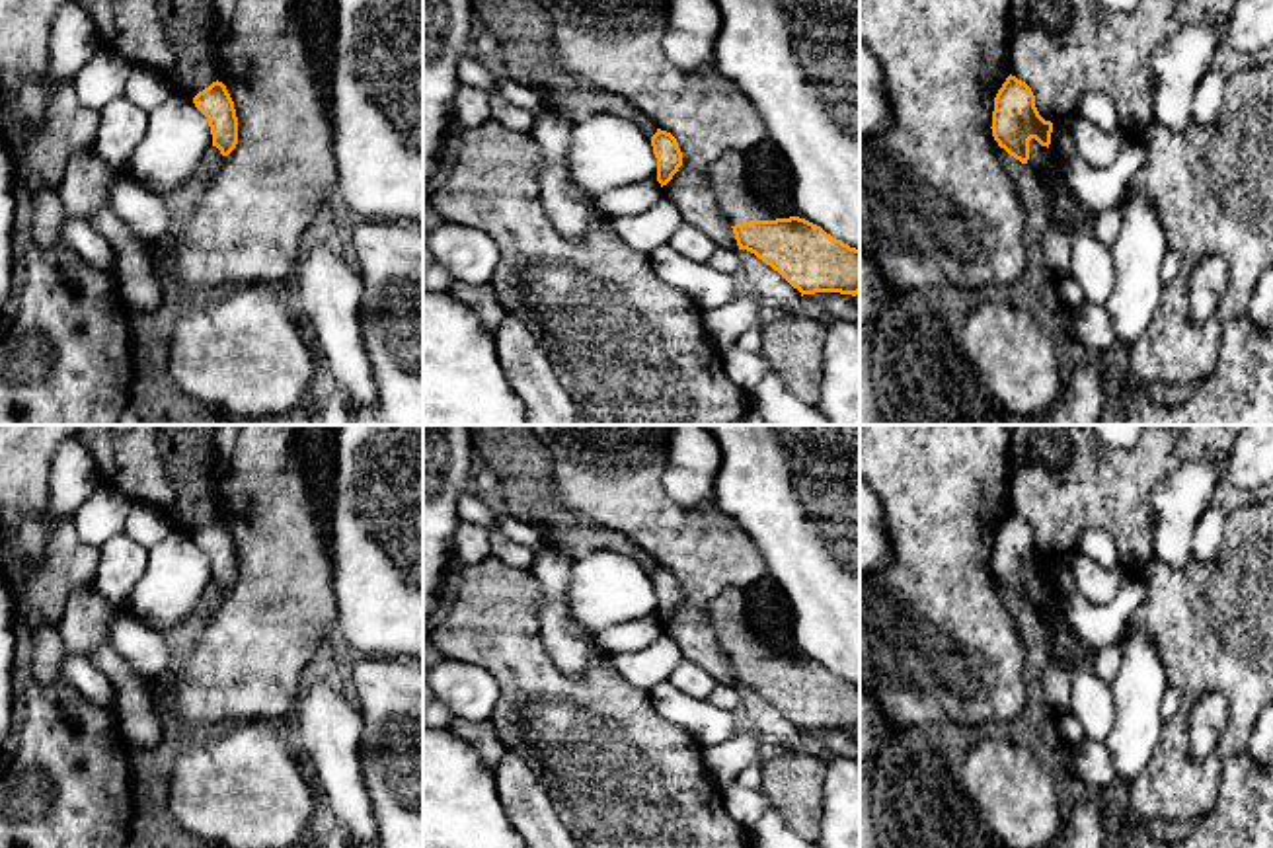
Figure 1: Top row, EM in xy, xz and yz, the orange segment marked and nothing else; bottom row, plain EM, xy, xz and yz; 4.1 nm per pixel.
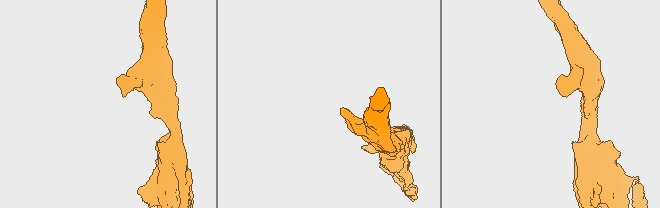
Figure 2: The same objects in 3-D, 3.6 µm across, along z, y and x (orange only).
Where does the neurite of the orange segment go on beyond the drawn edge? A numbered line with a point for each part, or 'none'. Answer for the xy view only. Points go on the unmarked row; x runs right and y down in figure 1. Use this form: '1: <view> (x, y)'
none

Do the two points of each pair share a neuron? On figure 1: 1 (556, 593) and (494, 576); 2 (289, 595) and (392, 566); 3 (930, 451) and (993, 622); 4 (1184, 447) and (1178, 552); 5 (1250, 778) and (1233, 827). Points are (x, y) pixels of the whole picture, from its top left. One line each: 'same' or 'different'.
1: different
2: different
3: same
4: different
5: same

